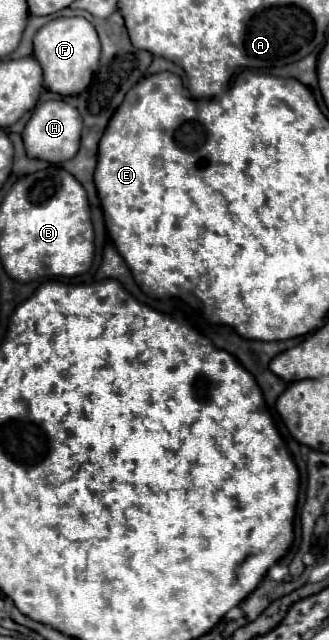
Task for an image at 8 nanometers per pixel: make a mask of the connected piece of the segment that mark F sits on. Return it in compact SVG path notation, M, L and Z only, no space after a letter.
M58 17L46 23L34 37L34 57L44 69L44 85L64 97L82 93L96 69L100 59L100 39L90 21L84 17Z

